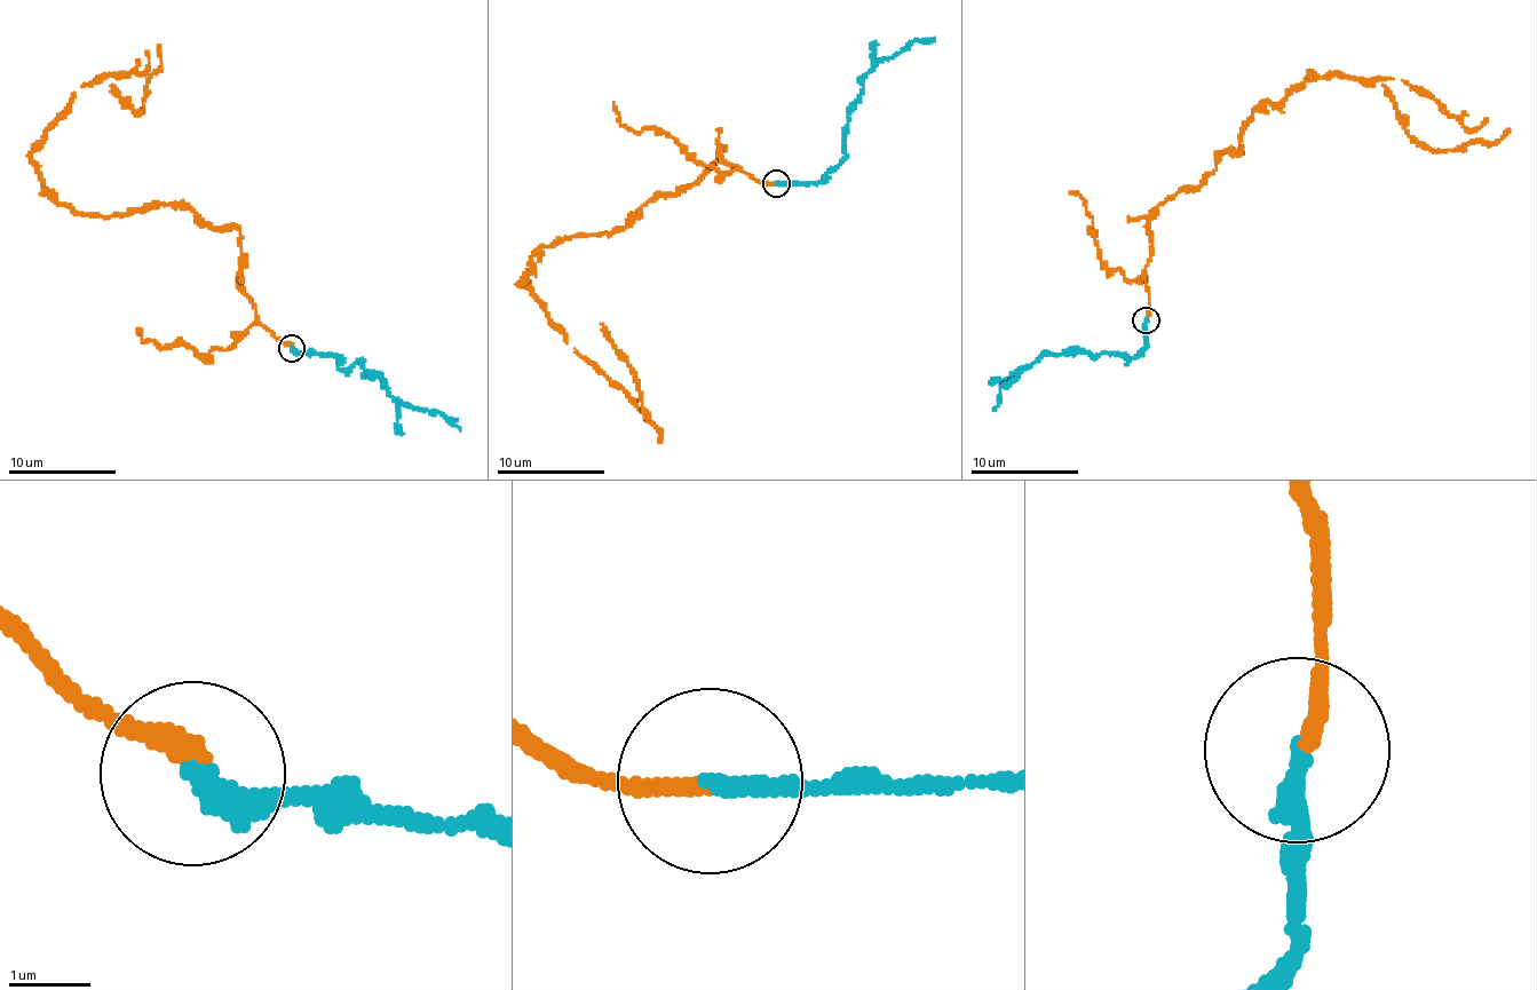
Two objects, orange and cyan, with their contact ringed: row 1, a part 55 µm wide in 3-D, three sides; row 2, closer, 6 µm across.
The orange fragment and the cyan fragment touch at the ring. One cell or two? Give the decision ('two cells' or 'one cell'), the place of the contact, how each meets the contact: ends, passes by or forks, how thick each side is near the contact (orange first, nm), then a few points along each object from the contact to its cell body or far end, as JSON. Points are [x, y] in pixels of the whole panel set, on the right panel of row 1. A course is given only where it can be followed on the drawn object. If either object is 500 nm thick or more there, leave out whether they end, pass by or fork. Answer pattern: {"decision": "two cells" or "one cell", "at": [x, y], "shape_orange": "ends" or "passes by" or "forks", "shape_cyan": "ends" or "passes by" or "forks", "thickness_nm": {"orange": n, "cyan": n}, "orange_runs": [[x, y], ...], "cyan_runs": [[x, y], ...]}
{"decision": "one cell", "at": [1146, 319], "shape_orange": "ends", "shape_cyan": "ends", "thickness_nm": {"orange": 220, "cyan": 260}, "orange_runs": [[1146, 319], [1149, 213], [1240, 152], [1268, 102], [1332, 74], [1391, 78], [1471, 140], [1425, 149], [1383, 85]], "cyan_runs": [[1145, 321], [1146, 345], [1132, 358], [1120, 353], [1039, 356], [1003, 386], [992, 410]]}

